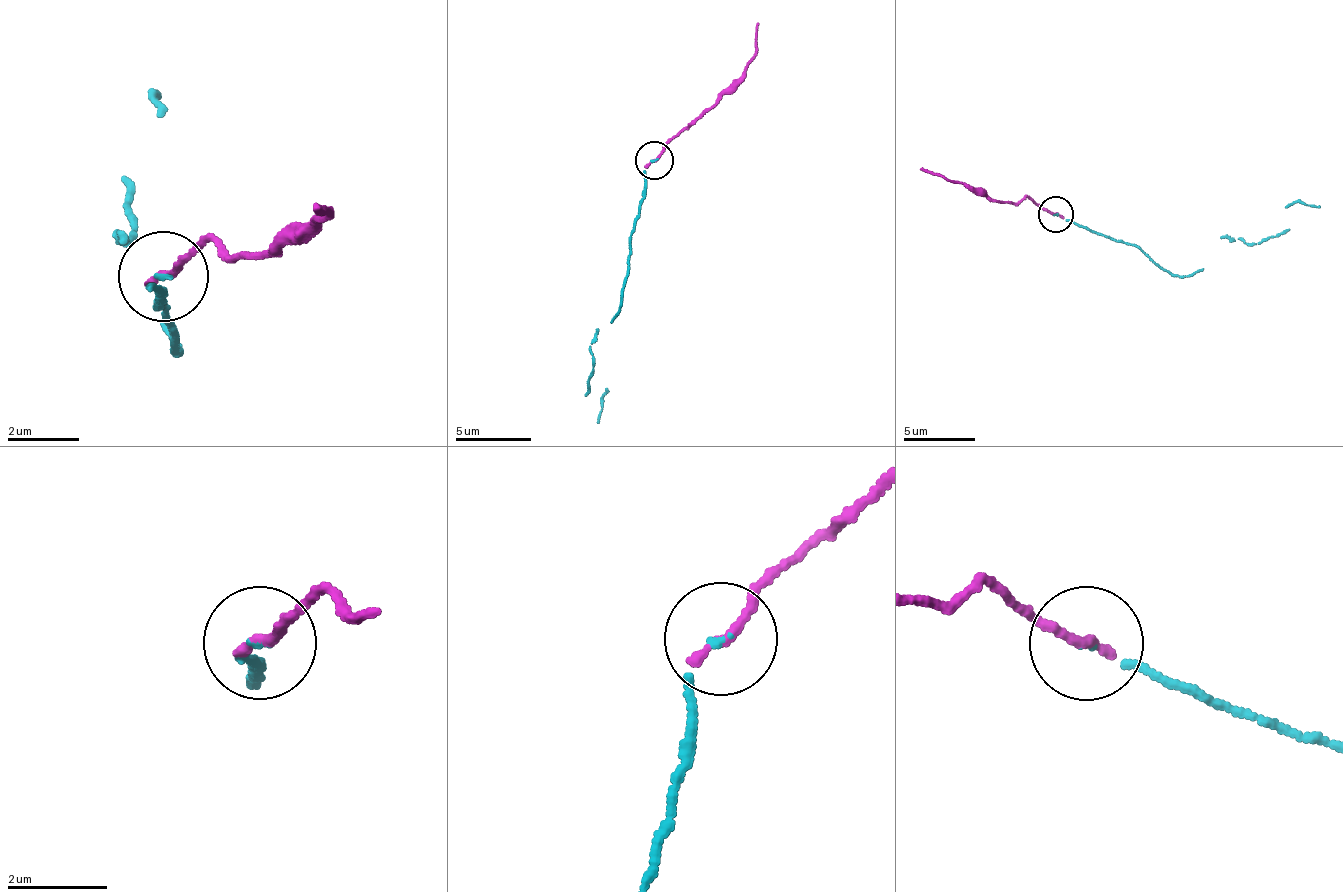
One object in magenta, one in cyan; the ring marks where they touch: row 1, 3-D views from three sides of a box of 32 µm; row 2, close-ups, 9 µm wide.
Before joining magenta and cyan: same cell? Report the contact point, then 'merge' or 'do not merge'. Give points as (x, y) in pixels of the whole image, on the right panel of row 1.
at (1055, 214); merge

